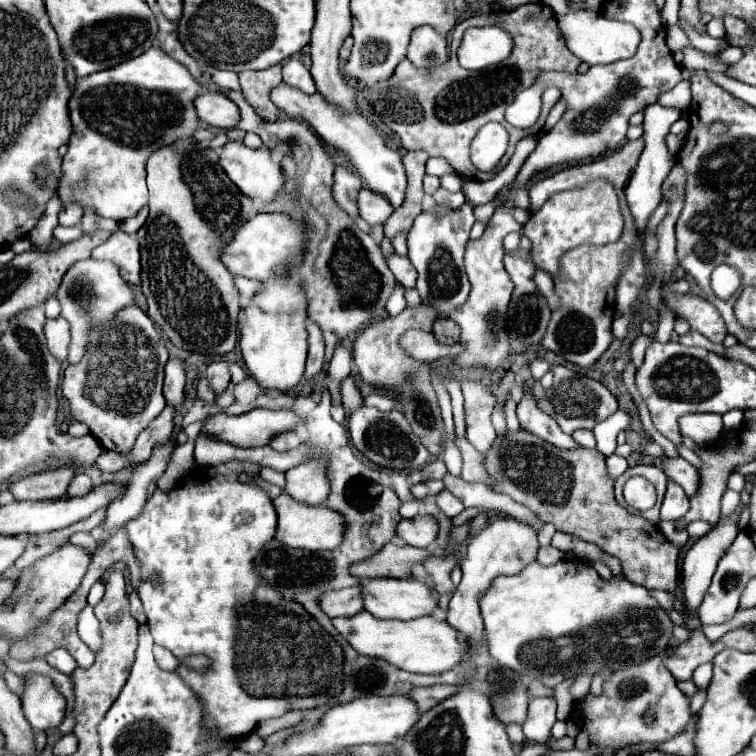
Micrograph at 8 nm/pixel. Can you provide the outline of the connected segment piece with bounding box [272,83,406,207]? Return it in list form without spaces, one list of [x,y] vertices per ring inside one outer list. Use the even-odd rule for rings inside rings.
[[[280,83],[278,87],[272,89],[272,101],[290,117],[308,119],[314,133],[326,145],[346,153],[350,157],[350,163],[354,165],[354,169],[366,181],[368,189],[388,197],[394,207],[402,205],[402,197],[404,197],[404,189],[406,189],[406,173],[404,173],[404,167],[402,167],[402,157],[386,145],[380,131],[376,127],[372,127],[362,115],[346,115],[340,109],[336,109],[334,105],[326,103],[318,93],[316,95],[304,95],[298,89],[288,87],[284,83]]]

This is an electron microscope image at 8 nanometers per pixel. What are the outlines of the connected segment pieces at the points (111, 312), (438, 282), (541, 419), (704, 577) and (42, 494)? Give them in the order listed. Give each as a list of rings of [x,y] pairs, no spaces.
[[[86,259],[86,261],[78,261],[74,267],[66,271],[62,285],[58,289],[58,301],[62,305],[62,317],[70,323],[70,333],[72,333],[68,363],[78,363],[86,351],[90,333],[98,325],[106,327],[116,317],[118,311],[134,305],[134,291],[120,277],[118,267],[114,263]]]
[[[464,203],[458,211],[444,209],[438,213],[436,207],[422,211],[408,233],[408,259],[418,271],[416,289],[424,301],[430,301],[430,305],[434,305],[438,317],[442,319],[448,317],[450,309],[462,305],[462,301],[466,301],[470,293],[470,283],[464,269],[464,251],[472,225],[474,225],[472,207]]]
[[[524,389],[524,397],[516,407],[516,415],[522,429],[542,437],[550,445],[556,445],[558,449],[566,449],[566,451],[572,451],[578,447],[572,435],[566,435],[548,413],[540,411],[540,407],[536,405],[536,399],[530,393],[526,393],[526,389]]]
[[[742,491],[742,501],[738,505],[738,509],[726,517],[718,527],[714,527],[708,535],[700,537],[688,551],[686,551],[686,557],[682,561],[682,575],[680,575],[680,589],[682,589],[682,595],[684,595],[684,603],[686,603],[686,609],[688,609],[688,615],[694,617],[700,603],[702,603],[702,597],[706,593],[706,589],[710,587],[710,579],[714,575],[714,569],[720,561],[720,557],[724,555],[724,551],[732,545],[734,537],[738,535],[738,515],[742,509],[748,507],[748,491]]]
[[[56,467],[40,473],[26,475],[8,485],[14,499],[58,499],[66,495],[70,481],[76,477],[76,467]]]

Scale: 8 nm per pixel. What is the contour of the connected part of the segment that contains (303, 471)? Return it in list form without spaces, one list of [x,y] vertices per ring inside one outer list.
[[[312,459],[288,469],[284,493],[306,505],[320,505],[328,493],[328,481],[324,473],[326,465],[326,459]]]

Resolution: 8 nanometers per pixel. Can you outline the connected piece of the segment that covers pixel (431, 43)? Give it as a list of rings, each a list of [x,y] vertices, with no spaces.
[[[424,25],[414,29],[410,45],[408,45],[408,55],[412,65],[416,67],[436,67],[446,63],[448,59],[448,45],[446,45],[446,37],[436,33],[432,27]]]

